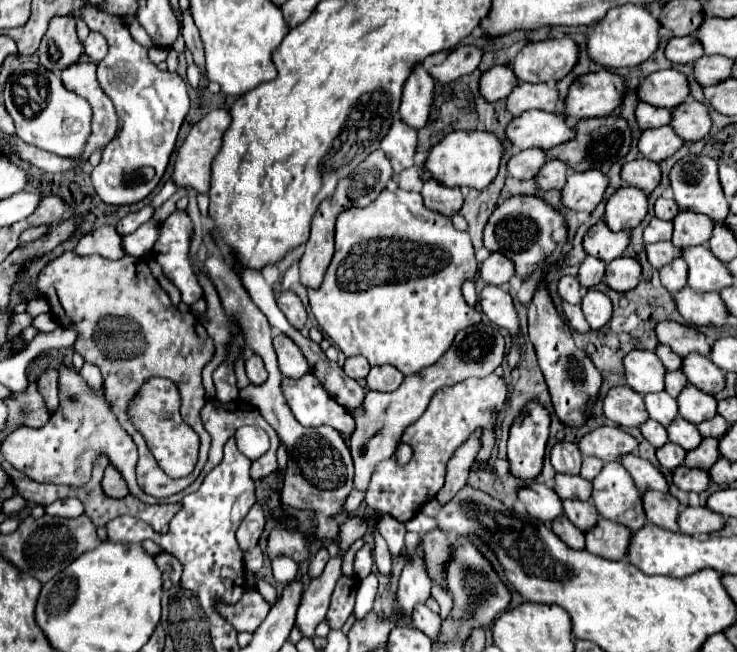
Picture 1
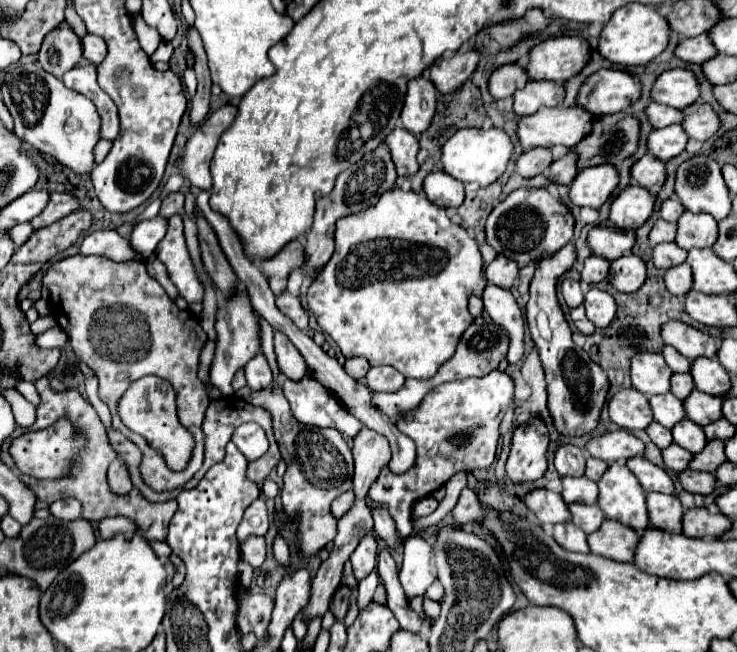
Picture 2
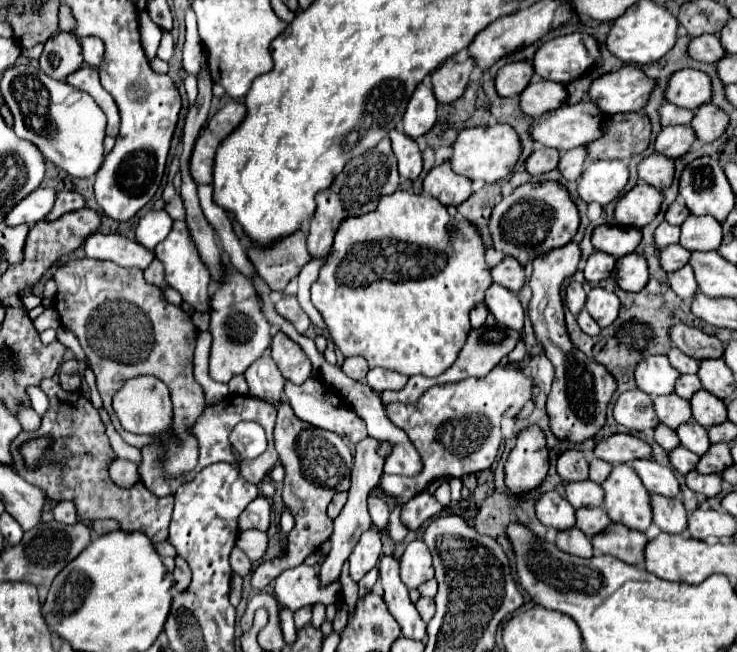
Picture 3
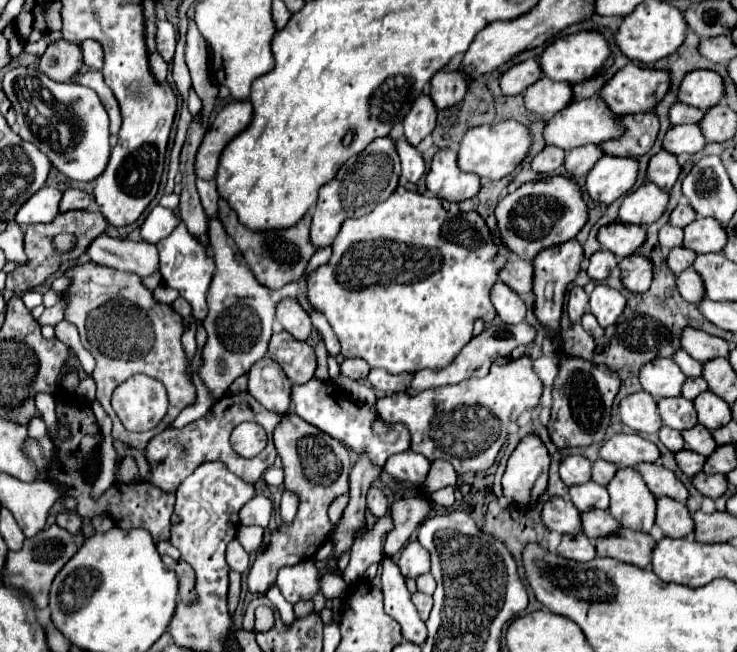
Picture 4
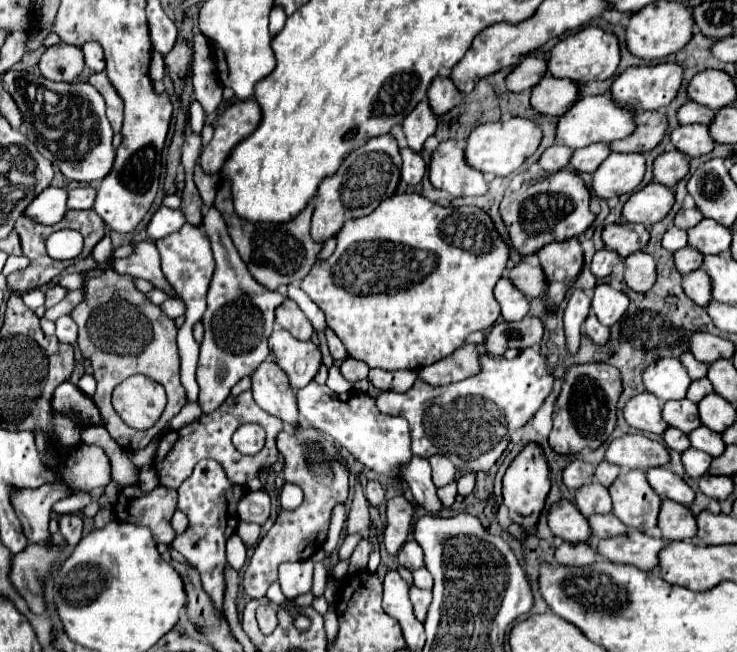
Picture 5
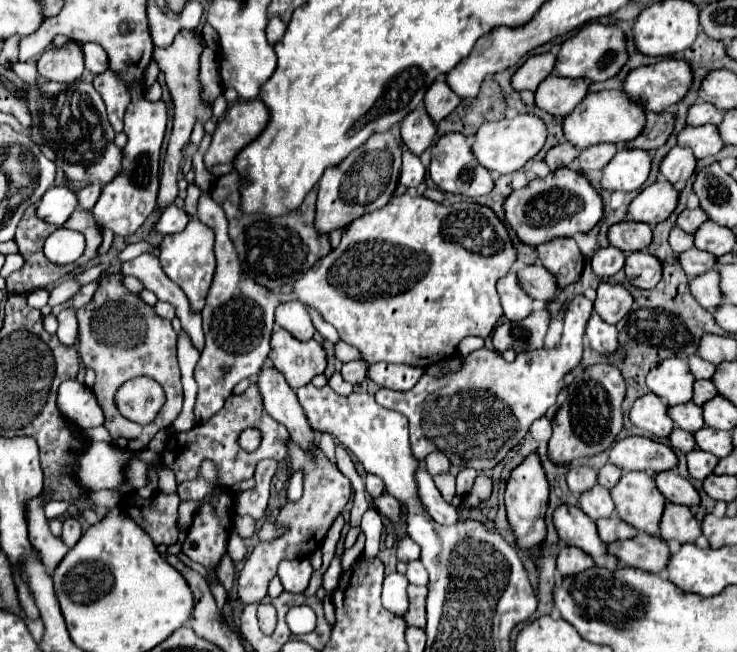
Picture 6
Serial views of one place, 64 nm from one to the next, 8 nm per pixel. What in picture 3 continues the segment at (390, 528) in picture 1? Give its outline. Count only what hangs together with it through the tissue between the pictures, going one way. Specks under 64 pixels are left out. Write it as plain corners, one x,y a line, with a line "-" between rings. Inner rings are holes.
370,494
368,496
368,510
370,510
370,516
372,516
372,522
378,526
378,528
384,528
386,526
386,520
388,520
388,504
378,498
376,494

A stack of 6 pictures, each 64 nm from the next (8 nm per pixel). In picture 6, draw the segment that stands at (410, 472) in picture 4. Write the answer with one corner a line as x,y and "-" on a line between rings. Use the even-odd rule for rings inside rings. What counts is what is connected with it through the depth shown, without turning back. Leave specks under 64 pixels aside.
418,468
416,472
418,478
418,492
420,492
420,500
426,508
426,512
438,522
438,524
456,524
460,520
458,510
454,506
450,506
438,492
432,476
426,472
426,468

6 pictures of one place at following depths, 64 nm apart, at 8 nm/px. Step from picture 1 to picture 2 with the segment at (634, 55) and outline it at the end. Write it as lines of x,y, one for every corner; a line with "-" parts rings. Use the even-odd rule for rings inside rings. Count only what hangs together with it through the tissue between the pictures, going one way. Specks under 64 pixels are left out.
636,2
614,12
614,16
610,18
610,22
604,26
600,34
598,50
610,62
616,62
622,66
640,66
640,64
648,64
660,52
664,52
668,46
668,40
670,40
668,20
660,16
654,6

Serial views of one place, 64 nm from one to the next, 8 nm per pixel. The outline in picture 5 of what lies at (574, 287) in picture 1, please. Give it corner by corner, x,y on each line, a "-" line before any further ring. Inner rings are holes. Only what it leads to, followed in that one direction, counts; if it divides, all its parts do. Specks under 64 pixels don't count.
576,290
564,310
564,334
566,334
568,354
576,354
580,348
582,324
588,312
590,312
590,298
582,290

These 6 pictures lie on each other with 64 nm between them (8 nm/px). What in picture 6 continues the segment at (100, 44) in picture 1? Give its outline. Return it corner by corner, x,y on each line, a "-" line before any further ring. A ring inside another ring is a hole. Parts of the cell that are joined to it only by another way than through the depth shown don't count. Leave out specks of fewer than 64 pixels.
86,42
82,48
84,48
84,58
86,58
86,70
90,70
92,74
102,74
110,68
108,54
100,44

